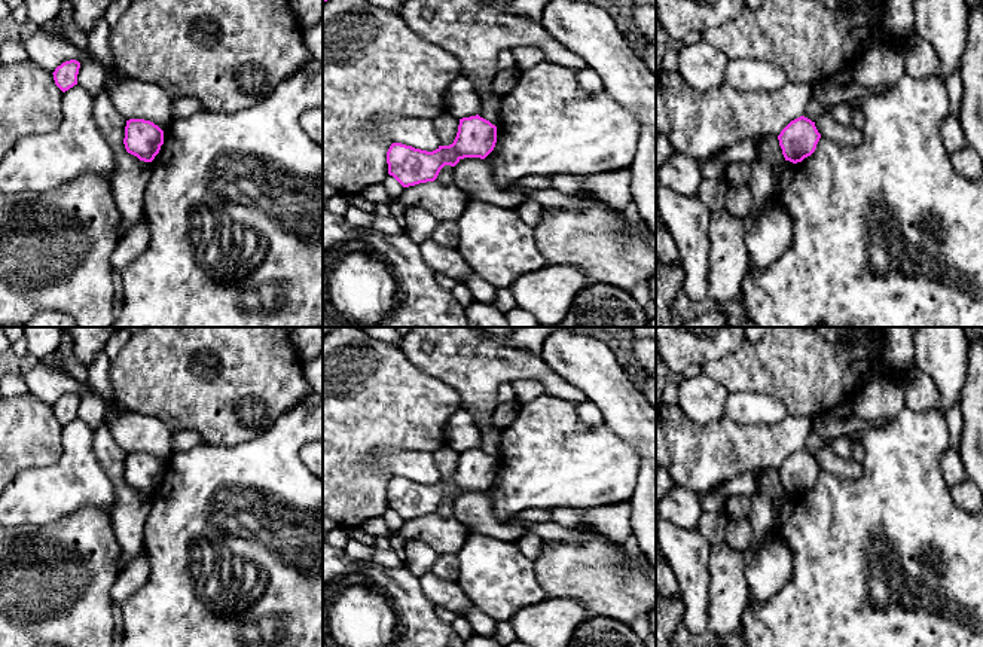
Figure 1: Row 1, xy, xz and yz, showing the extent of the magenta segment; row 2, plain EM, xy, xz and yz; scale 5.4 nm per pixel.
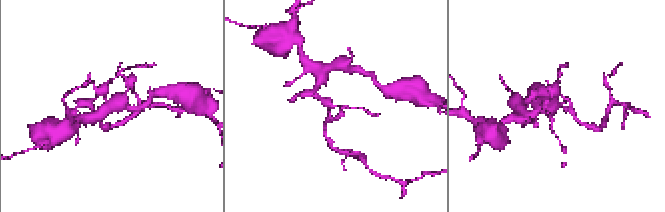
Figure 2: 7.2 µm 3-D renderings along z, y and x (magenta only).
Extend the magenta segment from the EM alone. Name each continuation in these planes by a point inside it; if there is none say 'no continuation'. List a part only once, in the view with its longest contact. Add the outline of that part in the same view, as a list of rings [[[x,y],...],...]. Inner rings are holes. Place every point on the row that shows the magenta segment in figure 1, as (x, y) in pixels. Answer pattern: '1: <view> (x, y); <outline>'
no continuation

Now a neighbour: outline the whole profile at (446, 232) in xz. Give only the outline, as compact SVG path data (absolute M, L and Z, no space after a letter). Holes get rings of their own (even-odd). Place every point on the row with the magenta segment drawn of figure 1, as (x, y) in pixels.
M439 222L431 238L448 248L457 248L458 244L458 222Z

